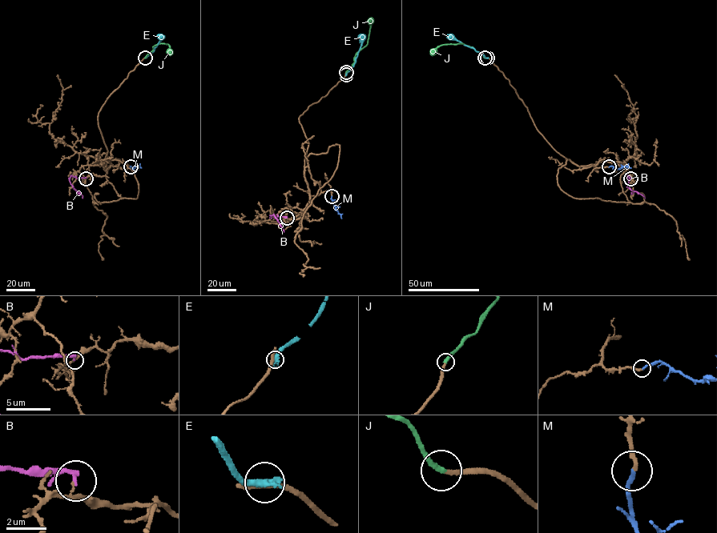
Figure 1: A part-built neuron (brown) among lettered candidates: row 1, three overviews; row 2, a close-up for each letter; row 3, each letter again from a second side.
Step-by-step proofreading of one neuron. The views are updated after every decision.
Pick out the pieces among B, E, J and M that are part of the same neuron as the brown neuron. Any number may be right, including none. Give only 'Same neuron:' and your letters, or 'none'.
Same neuron: J, M

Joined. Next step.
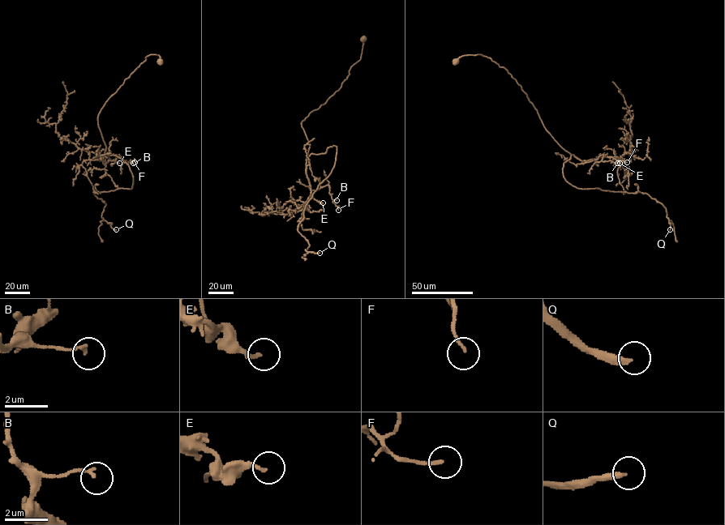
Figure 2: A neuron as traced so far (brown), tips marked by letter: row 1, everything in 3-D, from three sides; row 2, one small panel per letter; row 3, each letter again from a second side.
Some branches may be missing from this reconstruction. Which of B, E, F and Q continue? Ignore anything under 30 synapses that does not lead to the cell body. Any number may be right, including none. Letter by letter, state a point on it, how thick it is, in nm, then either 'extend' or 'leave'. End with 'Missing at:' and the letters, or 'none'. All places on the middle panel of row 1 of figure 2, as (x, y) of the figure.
B: (336, 200) | 130 nm | leave
E: (323, 202) | 190 nm | extend
F: (338, 210) | 130 nm | leave
Q: (319, 253) | 280 nm | extend
Missing at: E, Q

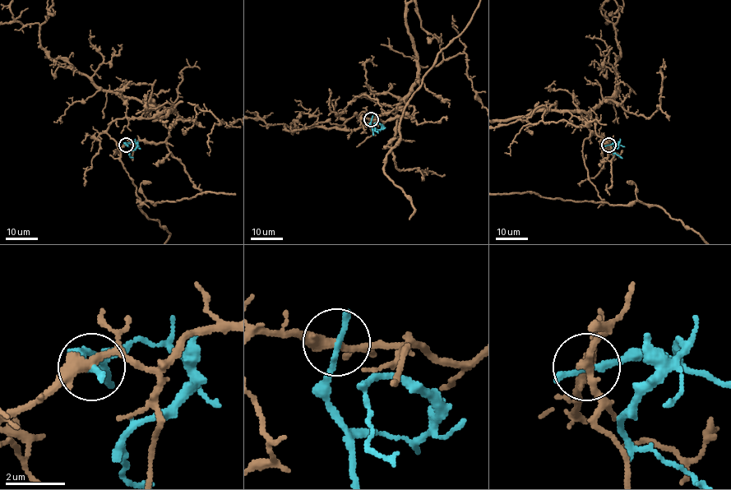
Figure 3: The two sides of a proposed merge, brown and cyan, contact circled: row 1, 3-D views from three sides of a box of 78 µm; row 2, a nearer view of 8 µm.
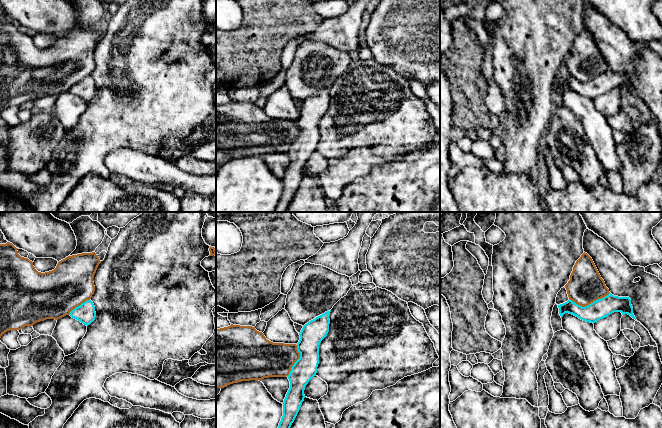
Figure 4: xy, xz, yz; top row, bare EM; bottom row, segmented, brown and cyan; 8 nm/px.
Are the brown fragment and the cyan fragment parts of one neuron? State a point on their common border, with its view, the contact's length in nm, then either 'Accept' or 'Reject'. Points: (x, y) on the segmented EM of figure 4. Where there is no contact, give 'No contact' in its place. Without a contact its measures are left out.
Touches brown at yz (589, 303). Shared border 340 nm. Reject

